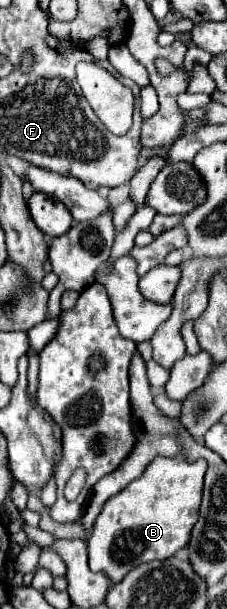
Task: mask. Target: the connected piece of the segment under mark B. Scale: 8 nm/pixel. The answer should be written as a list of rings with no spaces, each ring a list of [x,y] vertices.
[[[156,456],[144,474],[112,496],[98,514],[88,534],[90,570],[104,570],[110,582],[118,582],[134,566],[150,560],[166,560],[184,548],[198,520],[206,466],[206,460],[186,462],[182,456]]]

